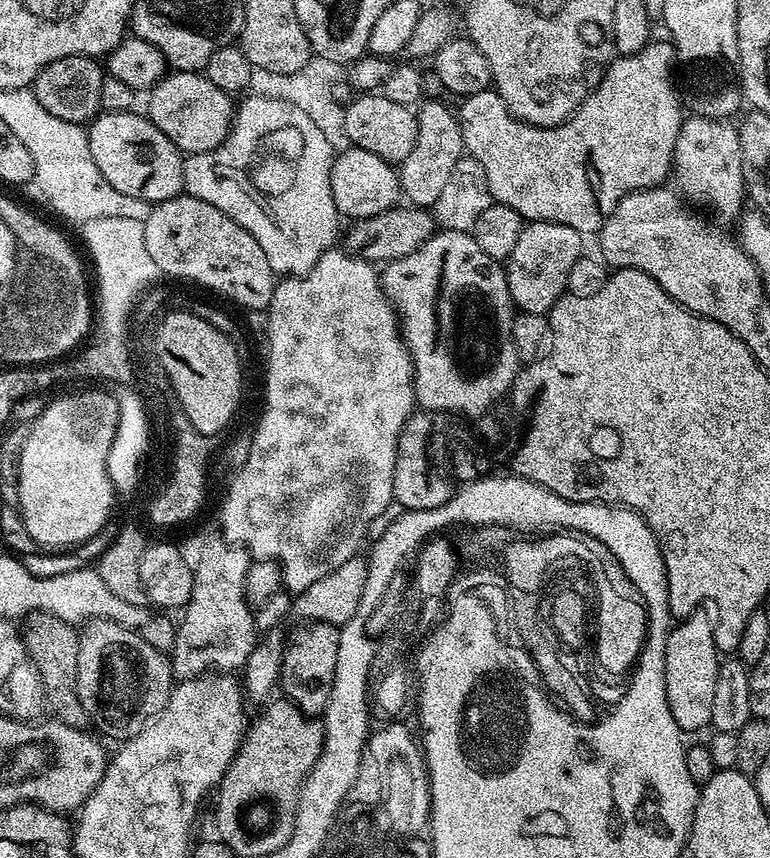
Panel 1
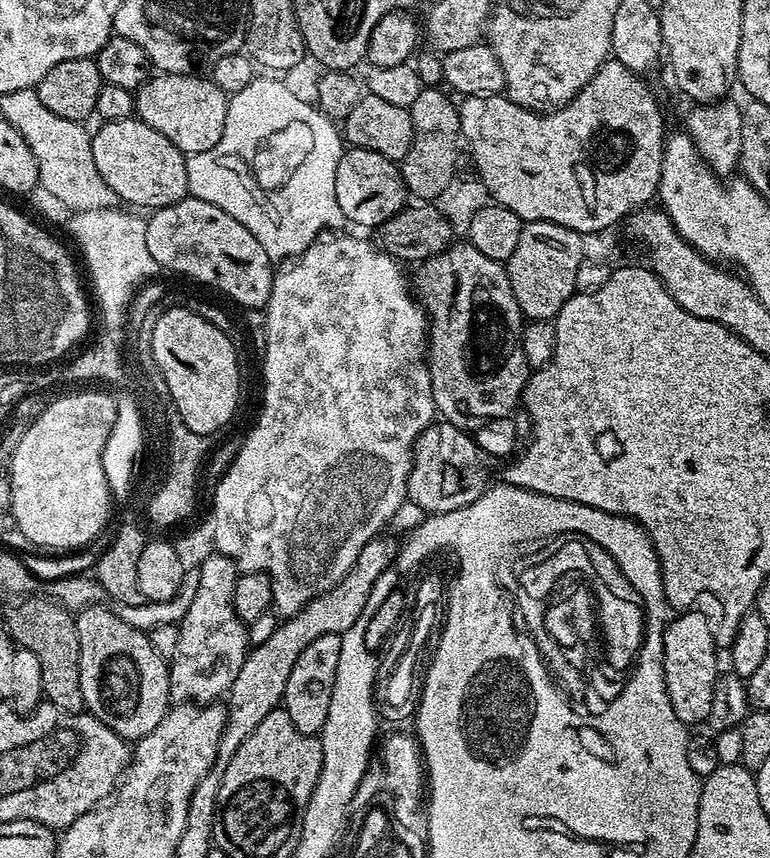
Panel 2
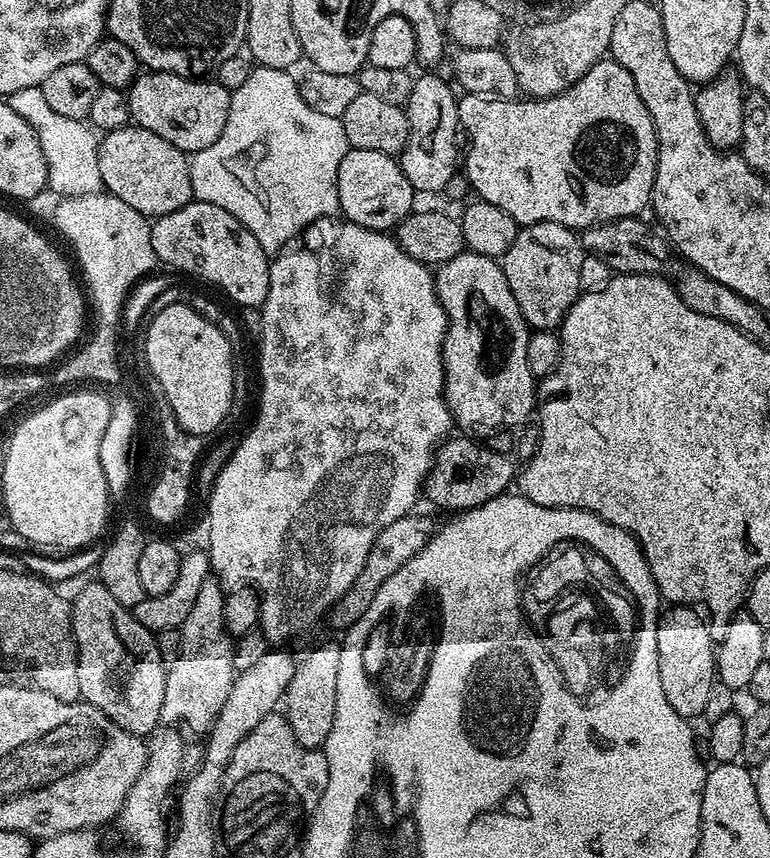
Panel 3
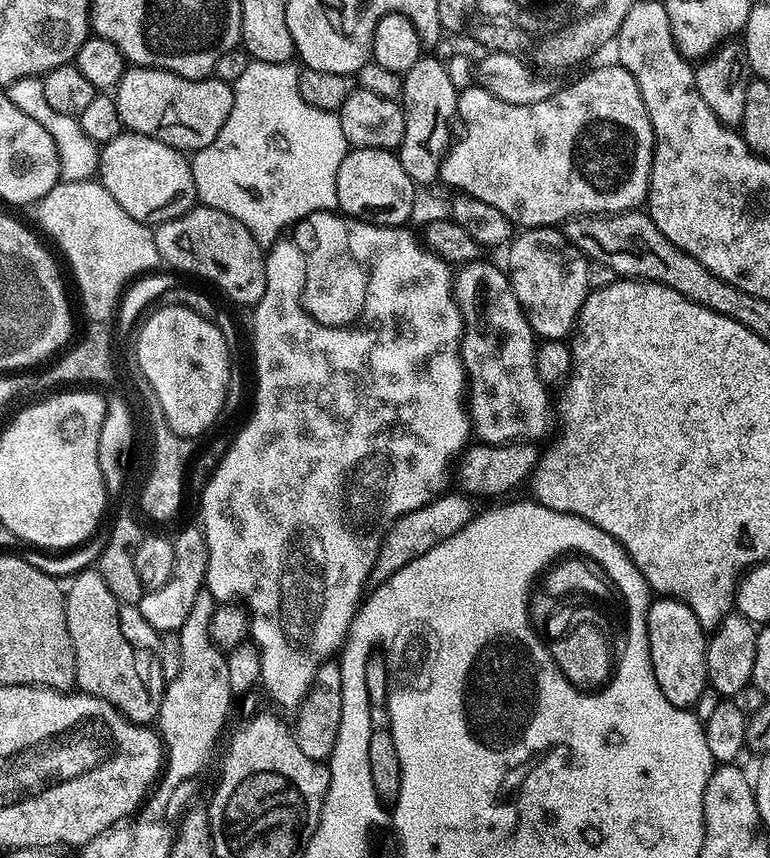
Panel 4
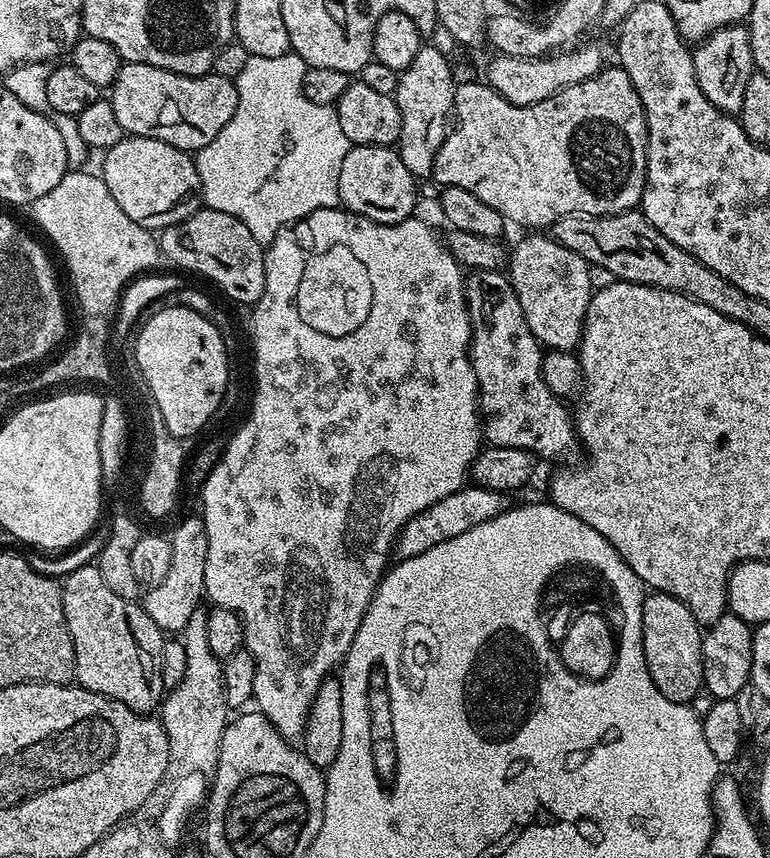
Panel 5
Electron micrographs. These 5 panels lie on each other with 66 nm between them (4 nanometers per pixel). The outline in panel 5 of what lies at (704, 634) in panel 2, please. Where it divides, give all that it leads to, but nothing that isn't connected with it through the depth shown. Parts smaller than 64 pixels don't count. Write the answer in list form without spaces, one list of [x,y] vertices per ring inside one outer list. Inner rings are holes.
[[[665,592],[645,595],[642,606],[642,642],[646,666],[654,686],[670,698],[670,702],[691,705],[704,688],[702,674],[702,626],[678,598]]]

